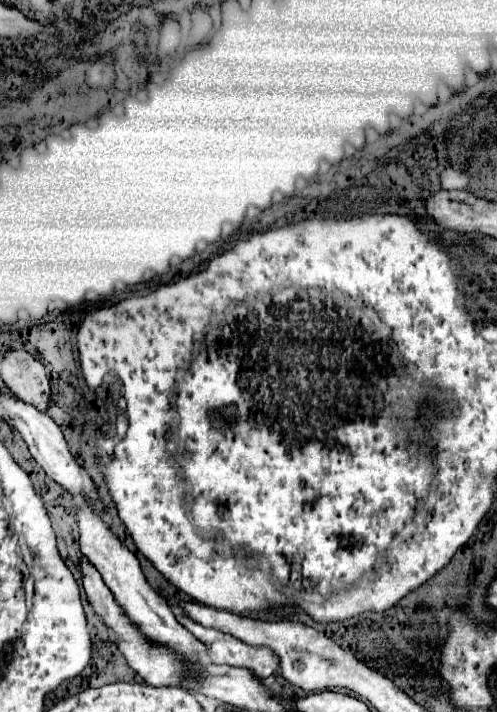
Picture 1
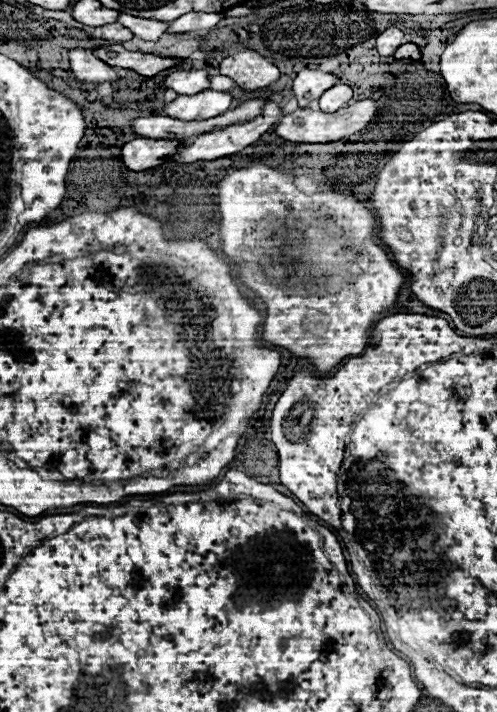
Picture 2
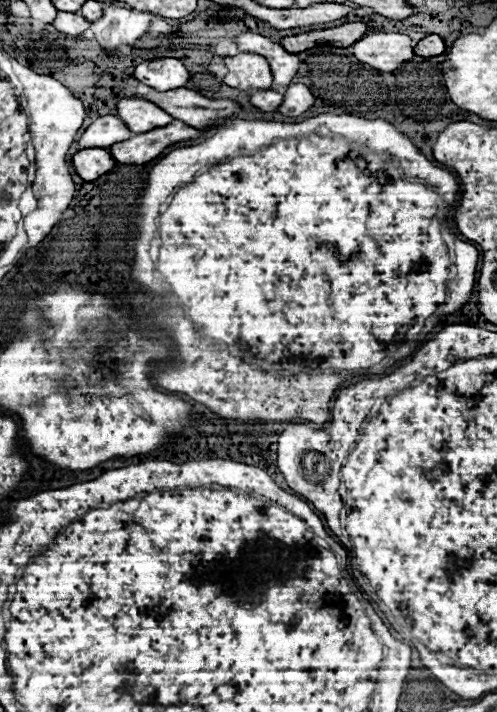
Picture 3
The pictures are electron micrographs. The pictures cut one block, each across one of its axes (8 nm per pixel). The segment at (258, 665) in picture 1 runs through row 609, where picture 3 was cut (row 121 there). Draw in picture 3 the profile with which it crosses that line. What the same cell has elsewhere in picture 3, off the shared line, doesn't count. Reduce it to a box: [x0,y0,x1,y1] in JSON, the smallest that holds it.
[110,120,200,164]

